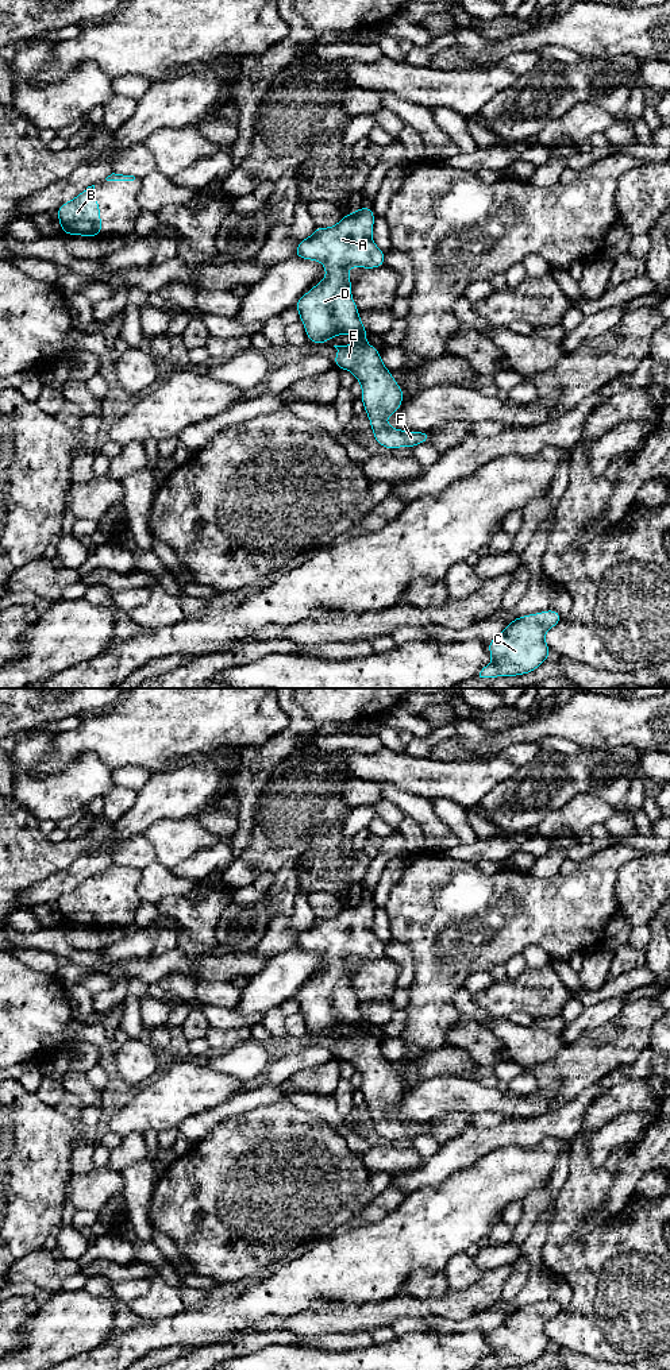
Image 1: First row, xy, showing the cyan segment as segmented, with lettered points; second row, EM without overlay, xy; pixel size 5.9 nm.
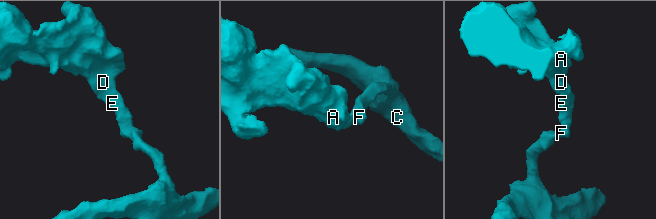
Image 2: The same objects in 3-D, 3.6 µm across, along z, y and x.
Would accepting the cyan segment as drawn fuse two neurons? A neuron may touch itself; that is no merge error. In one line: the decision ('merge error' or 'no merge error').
no merge error

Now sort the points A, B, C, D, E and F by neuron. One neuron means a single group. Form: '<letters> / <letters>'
A B C D E F

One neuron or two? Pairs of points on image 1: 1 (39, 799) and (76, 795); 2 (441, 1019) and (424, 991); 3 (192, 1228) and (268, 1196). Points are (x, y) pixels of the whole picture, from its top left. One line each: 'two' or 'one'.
1: one
2: one
3: one

